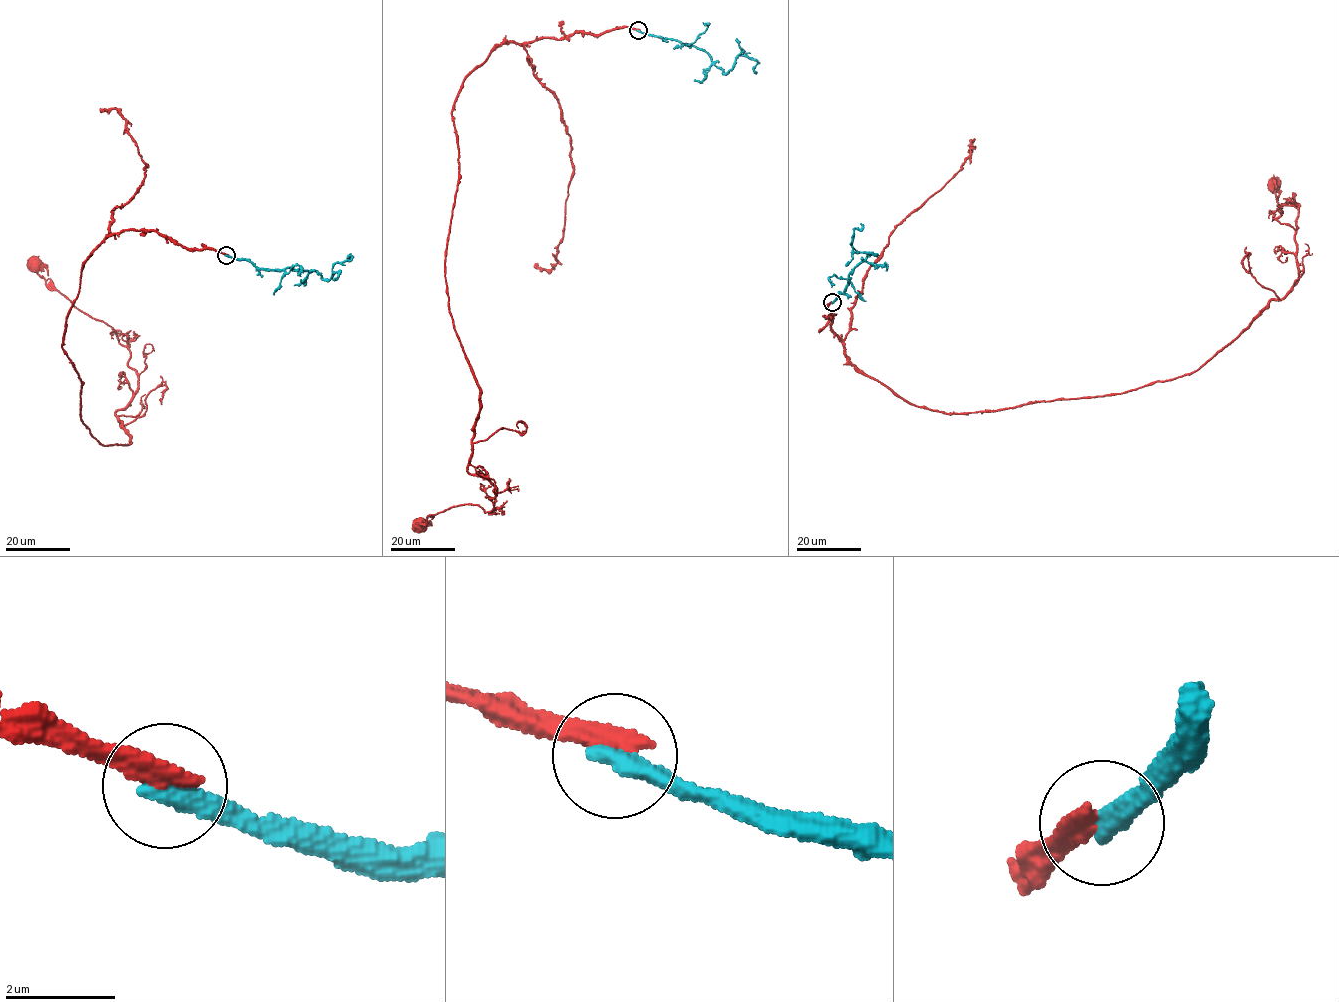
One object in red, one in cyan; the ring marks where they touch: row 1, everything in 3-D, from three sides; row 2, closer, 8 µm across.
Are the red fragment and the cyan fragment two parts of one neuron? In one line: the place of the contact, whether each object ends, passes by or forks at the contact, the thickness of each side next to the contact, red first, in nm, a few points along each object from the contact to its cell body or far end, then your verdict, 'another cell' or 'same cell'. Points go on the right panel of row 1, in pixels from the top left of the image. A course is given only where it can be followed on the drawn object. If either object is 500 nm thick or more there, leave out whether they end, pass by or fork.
place (832, 302); red ends; cyan ends; calibres 420 and 400 nm; course red (832, 302), (846, 356), (916, 406), (1126, 393), (1198, 370), (1295, 283), (1299, 209), (1274, 188); course cyan (832, 302), (843, 293), (851, 271), (876, 254), (852, 247), (860, 223); another cell

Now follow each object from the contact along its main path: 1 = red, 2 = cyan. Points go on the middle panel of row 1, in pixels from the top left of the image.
1: (638, 30), (509, 42), (464, 80), (446, 290), (481, 405), (468, 471), (497, 492), (487, 512), (417, 523)
2: (638, 30), (702, 49), (725, 74), (732, 68), (735, 57), (739, 55), (757, 61), (754, 68), (756, 72)

